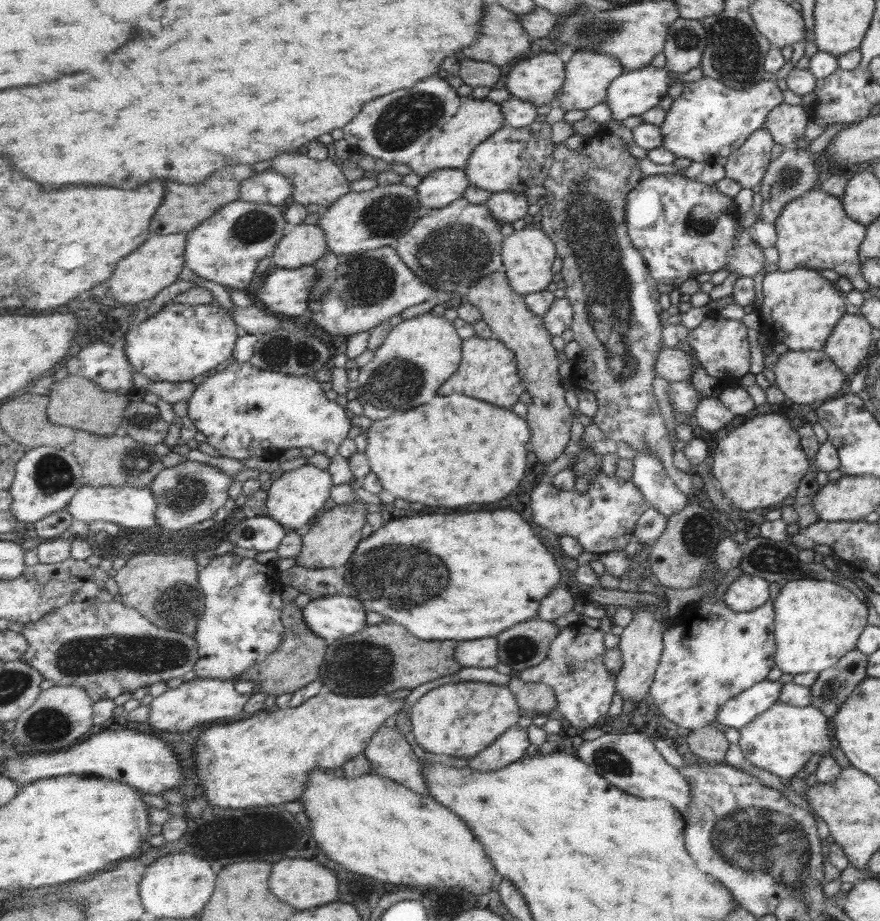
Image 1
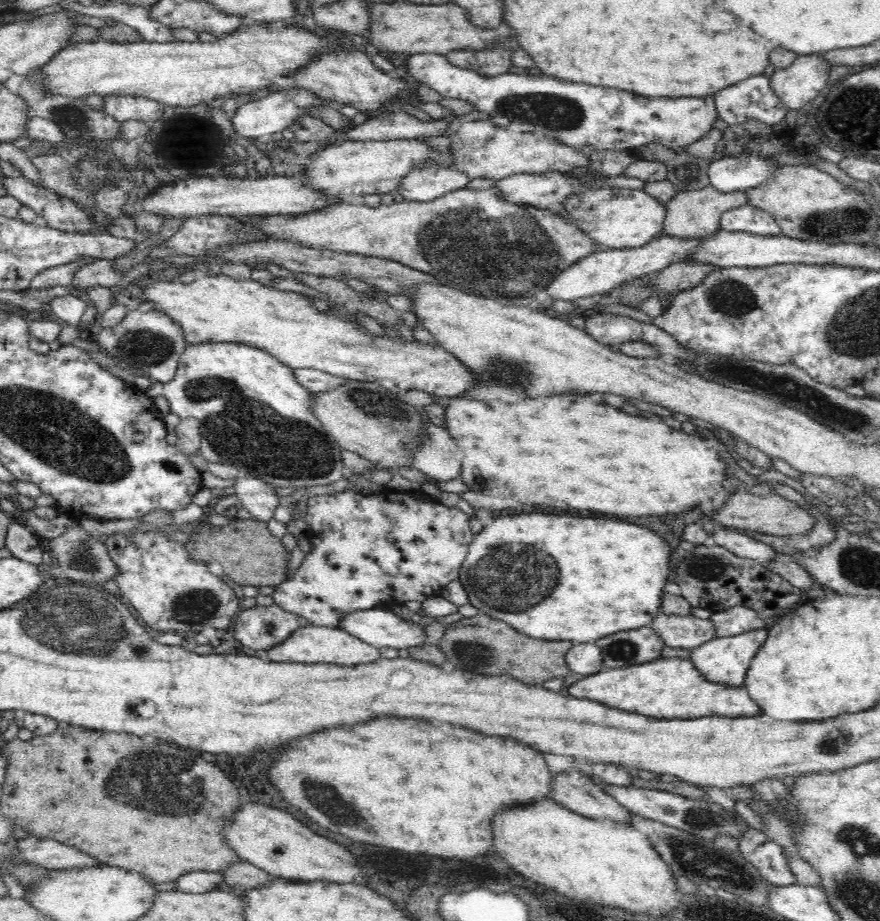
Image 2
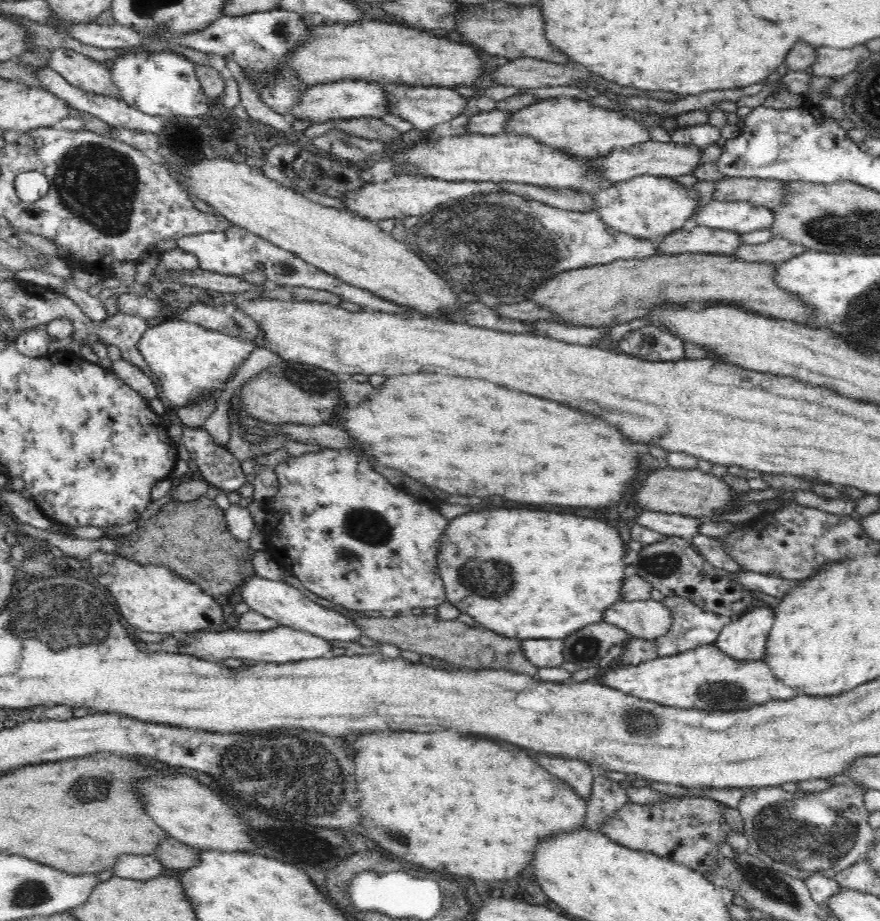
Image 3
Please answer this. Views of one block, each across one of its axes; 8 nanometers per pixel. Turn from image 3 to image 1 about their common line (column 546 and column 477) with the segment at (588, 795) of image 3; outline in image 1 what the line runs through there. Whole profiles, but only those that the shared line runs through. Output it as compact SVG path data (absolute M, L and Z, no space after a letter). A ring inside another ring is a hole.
M516 725L507 734L504 734L504 737L496 740L496 744L492 744L492 748L488 748L471 759L468 766L482 772L500 770L523 759L530 746L532 746L532 742L530 742L528 729L522 729Z

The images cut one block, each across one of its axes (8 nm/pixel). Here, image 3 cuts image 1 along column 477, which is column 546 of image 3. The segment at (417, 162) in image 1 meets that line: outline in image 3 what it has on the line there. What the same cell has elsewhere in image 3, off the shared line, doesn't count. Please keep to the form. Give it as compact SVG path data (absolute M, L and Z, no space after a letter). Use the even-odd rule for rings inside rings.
M572 96L542 99L517 110L504 119L501 132L535 140L541 147L561 152L571 159L595 159L615 149L628 150L632 145L641 145L650 140L648 127L612 110L594 106Z

